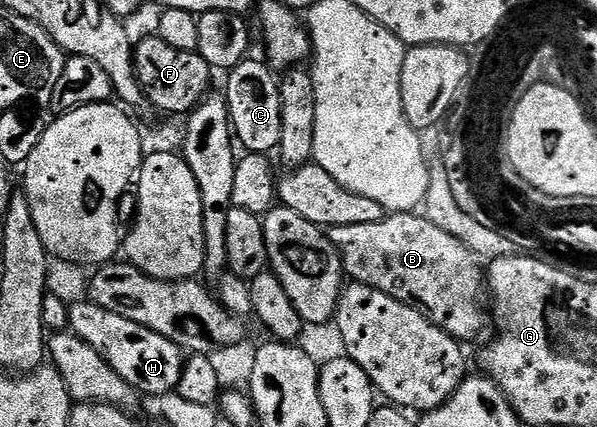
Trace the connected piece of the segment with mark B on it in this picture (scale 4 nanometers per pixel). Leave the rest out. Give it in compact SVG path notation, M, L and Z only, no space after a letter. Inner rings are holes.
M389 212L383 220L375 224L346 224L343 228L328 228L331 244L341 257L341 268L349 274L359 286L370 286L411 308L415 308L431 324L435 324L452 338L468 344L485 334L485 325L490 325L491 318L487 313L487 274L467 244L455 240L455 236L447 236L443 228L431 224L421 212Z

